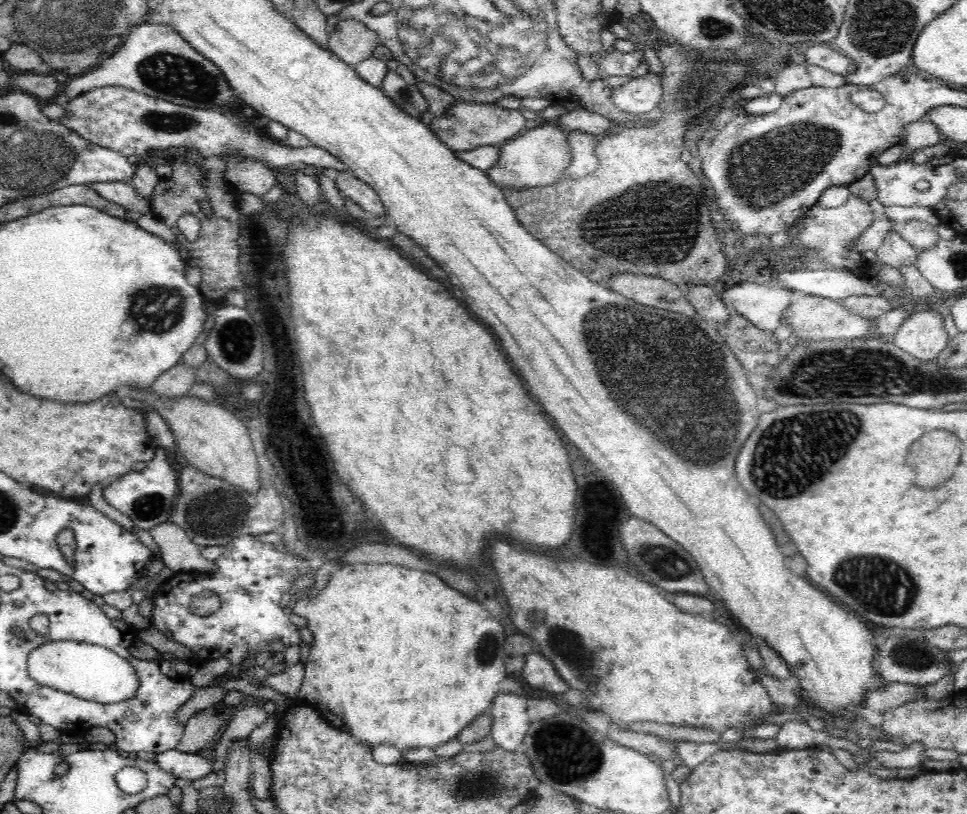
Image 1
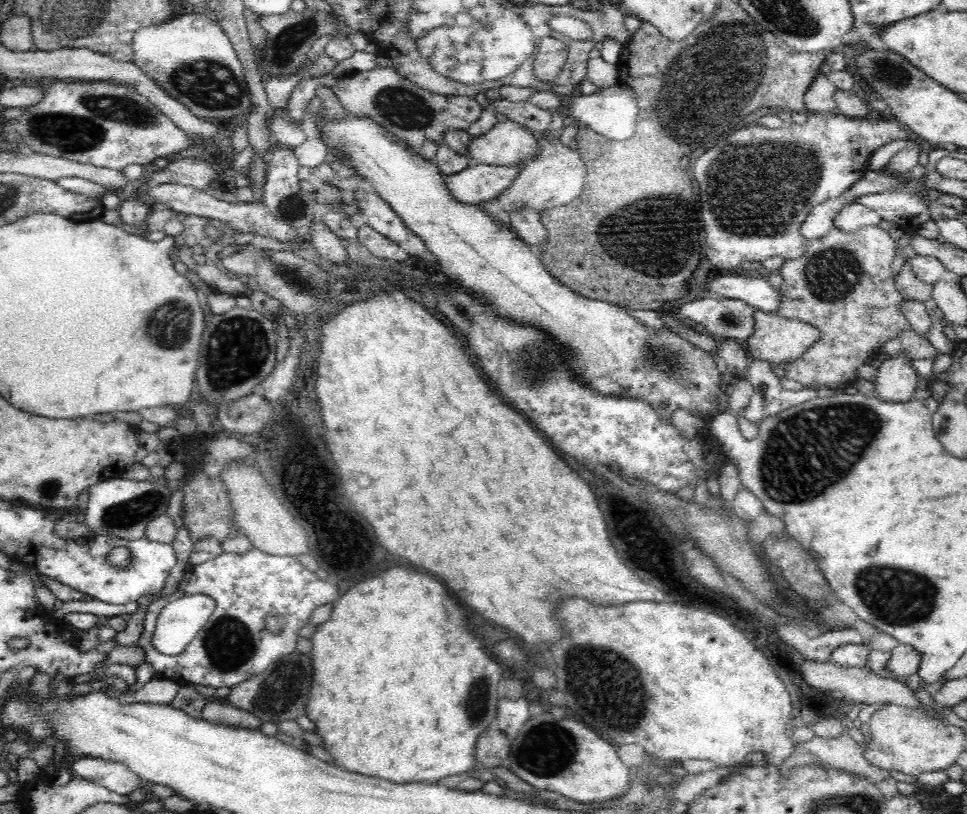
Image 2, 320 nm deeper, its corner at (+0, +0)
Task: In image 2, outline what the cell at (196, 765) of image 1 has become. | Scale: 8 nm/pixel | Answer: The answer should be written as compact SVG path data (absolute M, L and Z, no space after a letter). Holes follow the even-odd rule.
M82 757L74 761L70 767L72 776L96 783L116 794L127 795L136 788L148 786L126 765L114 761Z

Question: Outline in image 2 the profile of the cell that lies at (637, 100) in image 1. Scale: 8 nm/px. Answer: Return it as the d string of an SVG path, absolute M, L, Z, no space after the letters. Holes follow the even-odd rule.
M617 84L610 88L600 89L587 96L577 93L571 98L566 97L563 99L563 114L568 121L582 122L588 128L609 140L628 140L636 132L640 110L638 98L632 88L623 88Z

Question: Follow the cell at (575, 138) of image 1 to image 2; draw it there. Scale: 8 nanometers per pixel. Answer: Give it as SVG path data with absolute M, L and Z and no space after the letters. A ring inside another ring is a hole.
M542 138L540 152L528 163L521 165L515 174L512 184L494 196L492 201L476 204L476 208L492 215L498 223L510 226L511 214L522 210L534 210L539 214L550 208L570 203L582 192L586 165L581 154L562 145L559 140L551 142L551 138Z

